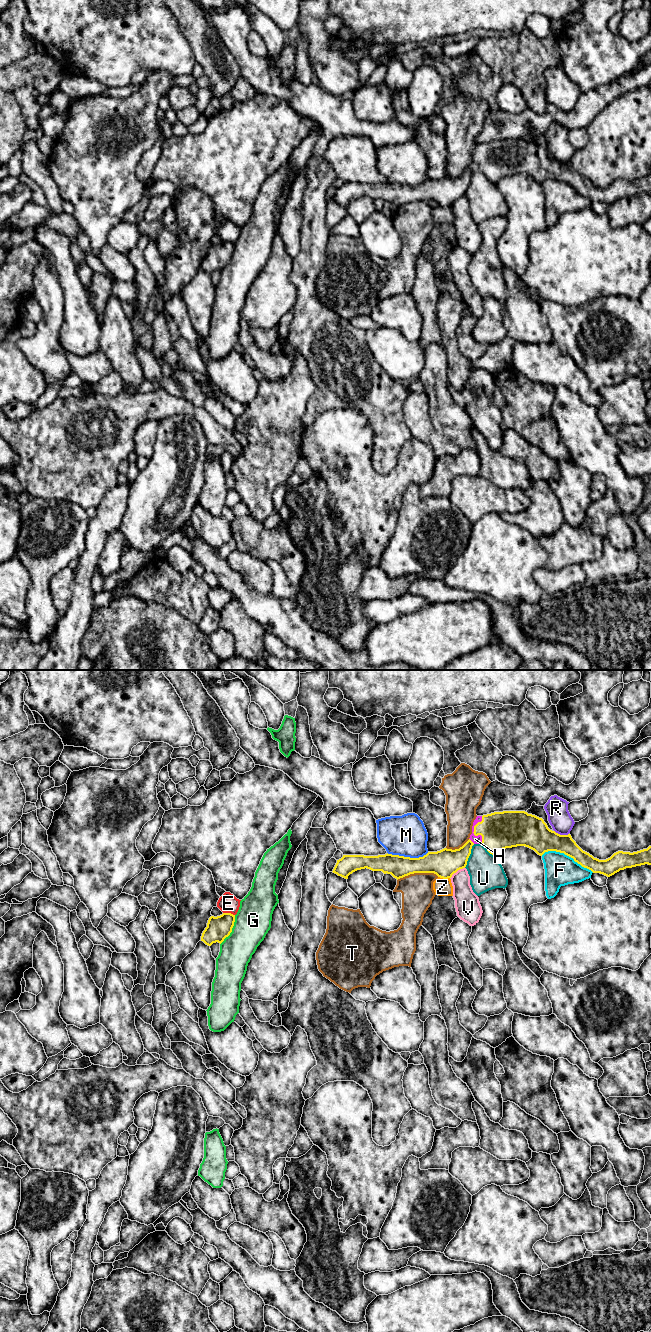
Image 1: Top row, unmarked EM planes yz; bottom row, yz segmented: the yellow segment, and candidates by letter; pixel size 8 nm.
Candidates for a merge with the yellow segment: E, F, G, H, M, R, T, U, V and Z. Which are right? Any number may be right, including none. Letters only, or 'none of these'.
H

